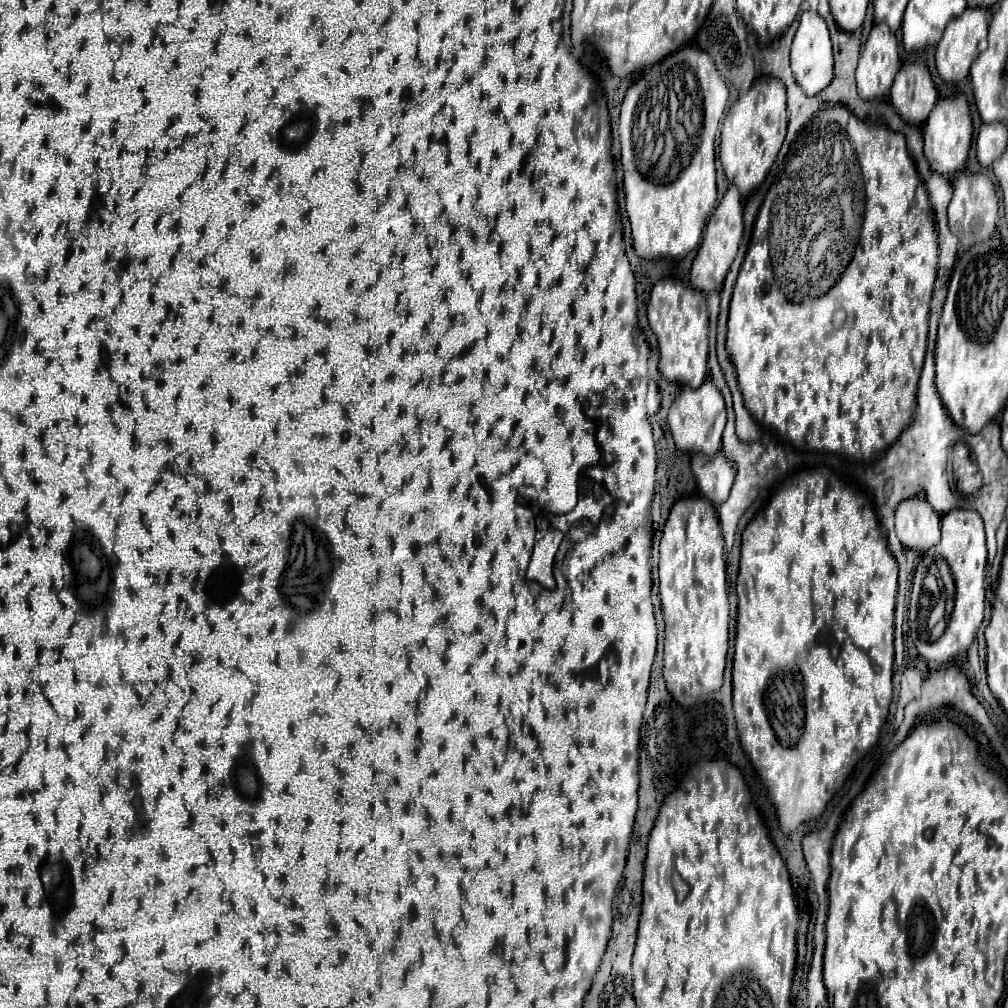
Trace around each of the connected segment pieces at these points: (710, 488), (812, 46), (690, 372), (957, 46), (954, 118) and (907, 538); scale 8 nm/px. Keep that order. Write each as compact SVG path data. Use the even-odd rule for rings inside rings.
M723 453L717 455L691 455L691 469L697 479L699 493L719 507L731 491L735 481L735 465L725 459Z
M805 11L801 15L801 23L791 45L791 69L793 69L795 81L799 83L799 87L807 97L815 97L833 81L833 49L831 49L829 29L815 11Z
M661 279L649 297L647 317L659 341L659 371L669 383L701 387L707 377L709 315L705 295L681 281Z
M969 7L959 19L955 19L947 25L945 35L943 35L943 39L935 51L937 71L945 83L959 83L969 75L969 67L971 67L973 59L977 59L977 55L981 51L985 51L987 29L989 29L989 13L983 7L977 7L977 9Z
M963 95L939 99L923 127L923 137L925 137L925 157L929 161L929 167L933 167L933 171L945 177L953 177L959 171L963 171L973 141L973 121L967 99Z
M923 495L903 501L895 511L895 531L901 545L919 553L939 543L939 521L939 513L935 513Z

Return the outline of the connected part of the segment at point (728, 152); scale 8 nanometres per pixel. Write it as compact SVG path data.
M761 77L751 85L745 95L741 95L733 103L733 107L725 115L719 143L719 159L729 183L733 183L741 191L743 199L749 197L765 181L769 169L777 159L787 129L785 101L787 97L783 83L775 77Z

